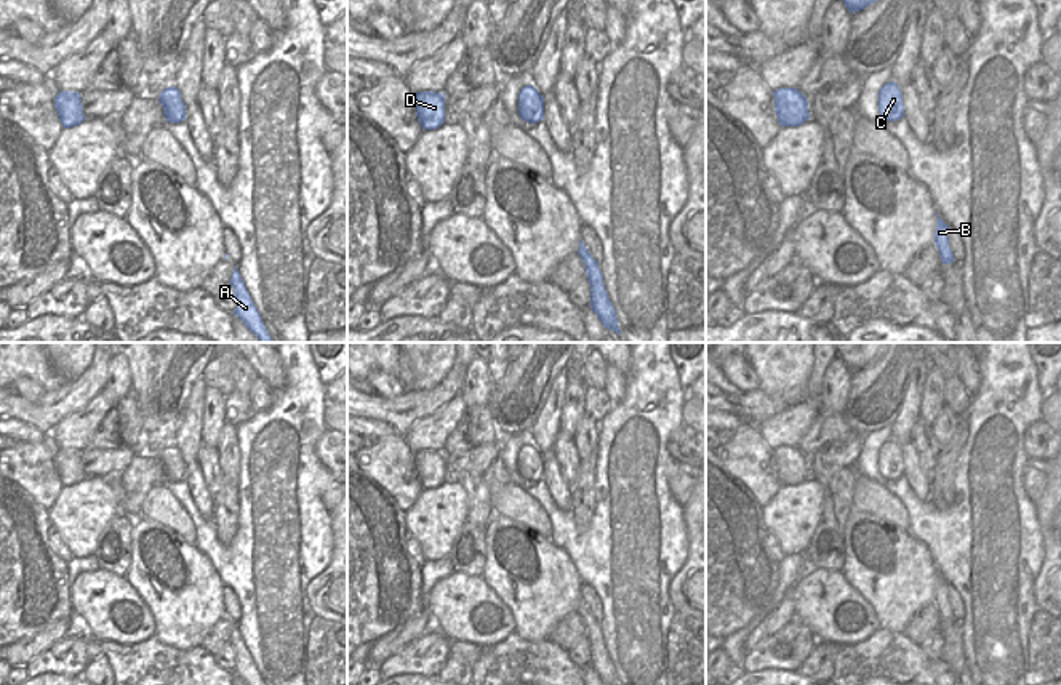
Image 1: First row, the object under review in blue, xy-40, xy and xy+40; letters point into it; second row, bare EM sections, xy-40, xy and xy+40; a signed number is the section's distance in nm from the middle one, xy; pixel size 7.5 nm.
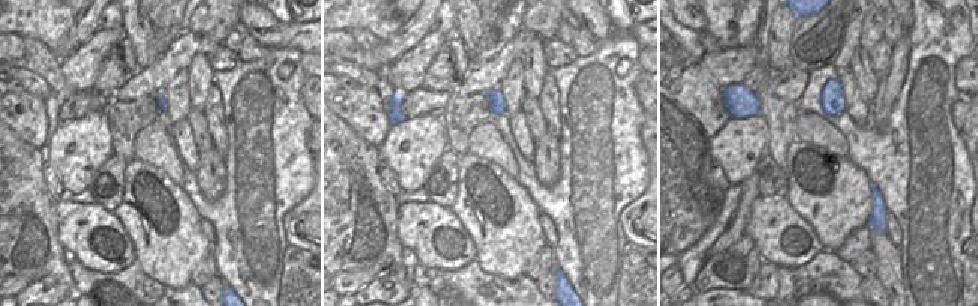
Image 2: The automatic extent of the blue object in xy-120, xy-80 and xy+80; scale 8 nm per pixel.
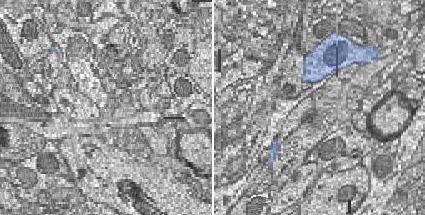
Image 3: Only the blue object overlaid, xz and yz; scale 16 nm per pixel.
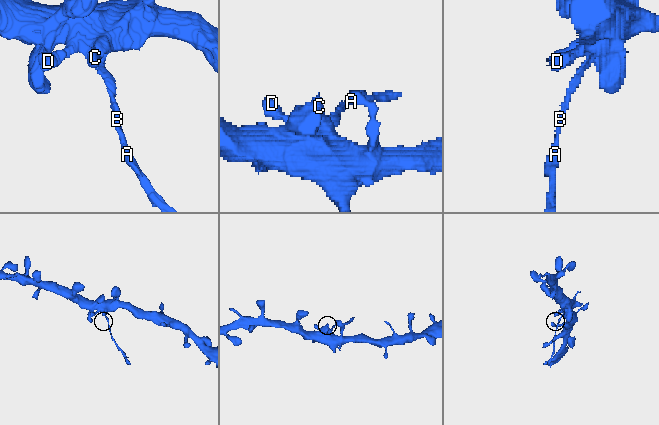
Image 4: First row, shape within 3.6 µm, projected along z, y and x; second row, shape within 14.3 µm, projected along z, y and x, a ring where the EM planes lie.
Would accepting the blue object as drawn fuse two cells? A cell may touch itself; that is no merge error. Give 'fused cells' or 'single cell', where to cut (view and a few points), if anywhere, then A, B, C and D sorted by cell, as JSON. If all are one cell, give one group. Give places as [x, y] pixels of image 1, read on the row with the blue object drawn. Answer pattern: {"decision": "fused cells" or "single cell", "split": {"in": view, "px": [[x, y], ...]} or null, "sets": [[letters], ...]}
{"decision": "fused cells", "split": {"in": "xy", "px": [[580, 247], [591, 258]]}, "sets": [["A"], ["B", "C", "D"]]}

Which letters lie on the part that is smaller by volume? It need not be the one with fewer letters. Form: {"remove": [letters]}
{"remove": ["A"]}

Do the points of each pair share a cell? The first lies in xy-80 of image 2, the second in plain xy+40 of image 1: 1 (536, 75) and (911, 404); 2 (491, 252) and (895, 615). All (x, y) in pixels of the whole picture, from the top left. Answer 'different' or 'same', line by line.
1: different
2: same

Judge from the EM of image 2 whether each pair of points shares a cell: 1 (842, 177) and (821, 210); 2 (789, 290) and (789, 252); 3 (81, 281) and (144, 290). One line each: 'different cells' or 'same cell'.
1: same cell
2: different cells
3: same cell

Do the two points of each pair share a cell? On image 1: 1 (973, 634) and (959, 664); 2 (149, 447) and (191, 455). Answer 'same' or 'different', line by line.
1: different
2: different

